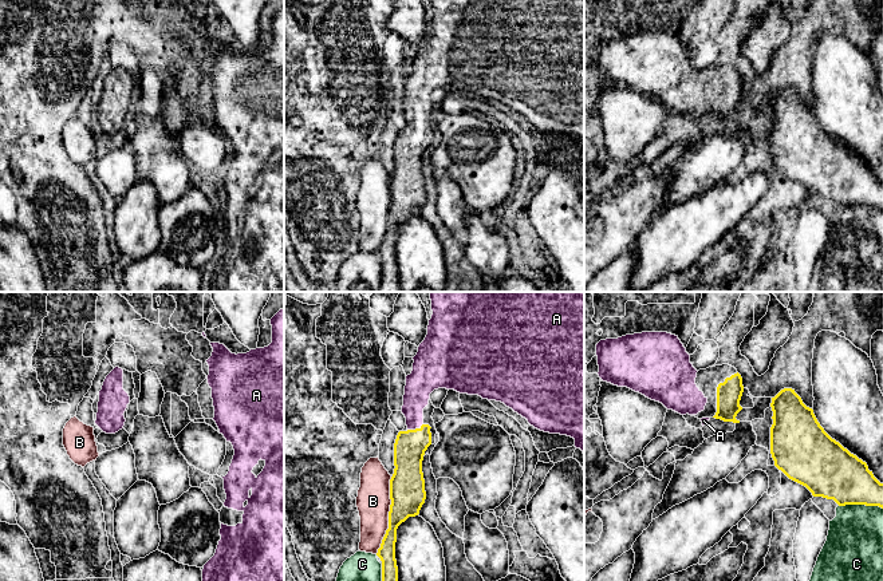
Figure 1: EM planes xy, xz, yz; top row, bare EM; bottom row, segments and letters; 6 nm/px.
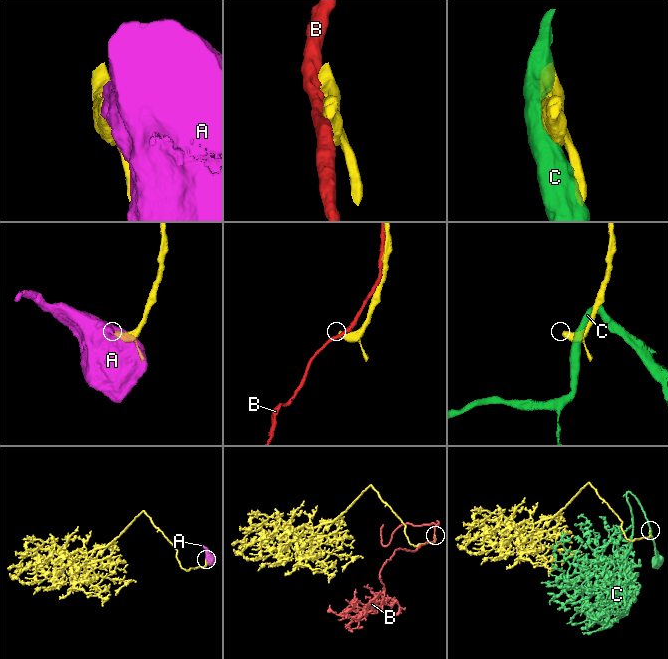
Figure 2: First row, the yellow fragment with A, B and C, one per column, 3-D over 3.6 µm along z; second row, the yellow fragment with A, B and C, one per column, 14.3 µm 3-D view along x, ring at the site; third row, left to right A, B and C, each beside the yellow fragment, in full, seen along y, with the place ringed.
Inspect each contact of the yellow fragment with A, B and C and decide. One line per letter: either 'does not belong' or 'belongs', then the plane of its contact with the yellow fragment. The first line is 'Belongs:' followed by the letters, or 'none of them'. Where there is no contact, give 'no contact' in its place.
Belongs: A
A: belongs | xz
B: does not belong | xz
C: does not belong | yz

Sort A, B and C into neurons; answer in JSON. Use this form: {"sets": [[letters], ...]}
{"sets": [["A"], ["B"], ["C"]]}

